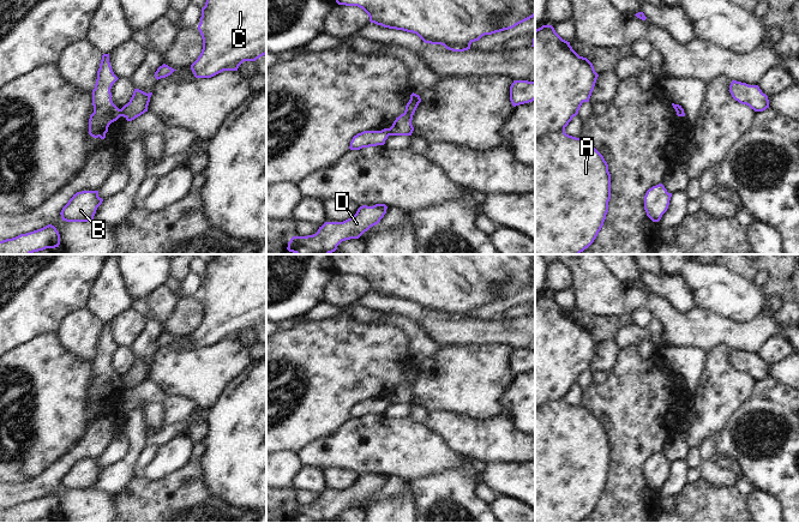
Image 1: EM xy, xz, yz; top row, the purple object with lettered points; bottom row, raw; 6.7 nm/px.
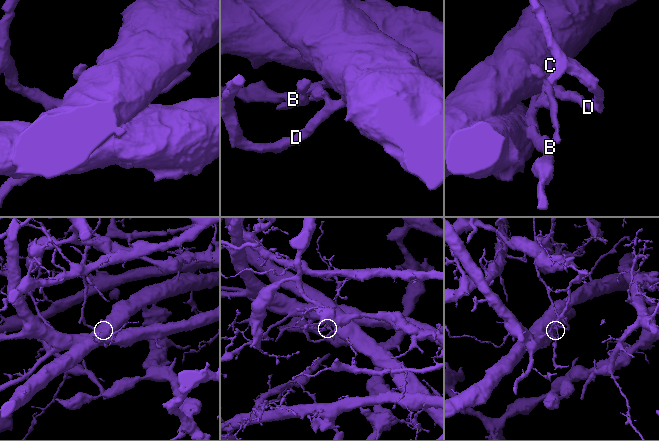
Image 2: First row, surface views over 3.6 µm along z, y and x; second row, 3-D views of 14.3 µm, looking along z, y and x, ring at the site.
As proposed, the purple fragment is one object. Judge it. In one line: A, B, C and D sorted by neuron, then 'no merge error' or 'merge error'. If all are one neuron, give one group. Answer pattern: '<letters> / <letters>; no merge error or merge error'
A C D / B; merge error

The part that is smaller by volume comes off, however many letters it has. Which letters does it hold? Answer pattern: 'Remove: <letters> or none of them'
Remove: B

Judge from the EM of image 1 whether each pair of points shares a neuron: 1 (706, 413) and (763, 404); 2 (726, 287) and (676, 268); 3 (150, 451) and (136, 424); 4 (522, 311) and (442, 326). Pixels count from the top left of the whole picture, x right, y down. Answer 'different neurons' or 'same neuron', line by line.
1: different neurons
2: same neuron
3: different neurons
4: different neurons

